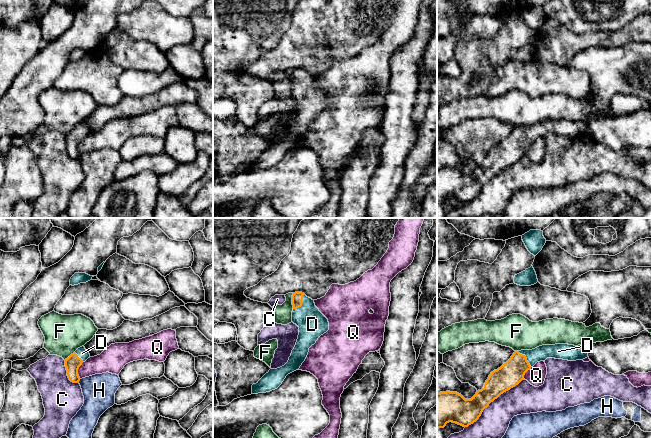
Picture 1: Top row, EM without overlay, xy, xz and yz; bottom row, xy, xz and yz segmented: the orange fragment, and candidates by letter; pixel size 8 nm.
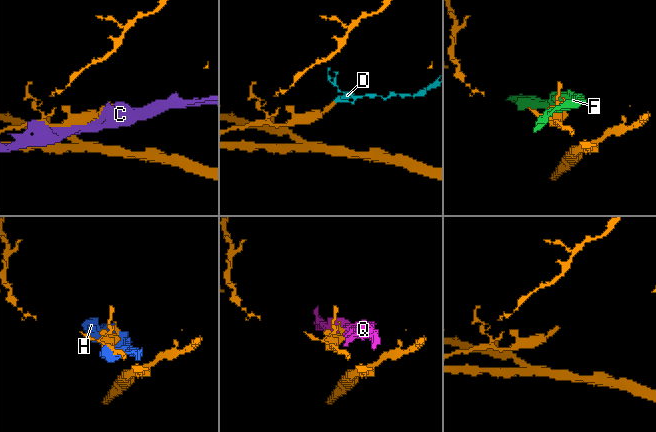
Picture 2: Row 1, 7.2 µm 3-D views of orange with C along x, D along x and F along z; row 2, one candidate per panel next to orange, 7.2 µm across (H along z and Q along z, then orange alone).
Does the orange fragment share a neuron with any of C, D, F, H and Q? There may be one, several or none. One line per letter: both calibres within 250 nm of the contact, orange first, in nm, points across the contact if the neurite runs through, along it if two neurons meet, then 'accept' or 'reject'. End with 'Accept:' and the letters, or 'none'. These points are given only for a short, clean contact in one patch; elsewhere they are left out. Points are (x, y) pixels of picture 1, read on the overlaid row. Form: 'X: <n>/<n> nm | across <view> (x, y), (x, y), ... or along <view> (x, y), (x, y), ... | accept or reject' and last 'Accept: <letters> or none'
C: 220/240 nm | reject
D: 100/220 nm | across xz (297, 298), (301, 304), (312, 324) | accept
F: 100/140 nm | reject
H: 120/260 nm | reject
Q: 120/160 nm | reject
Accept: D

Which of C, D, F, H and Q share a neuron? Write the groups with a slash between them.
C / D / F / H / Q

